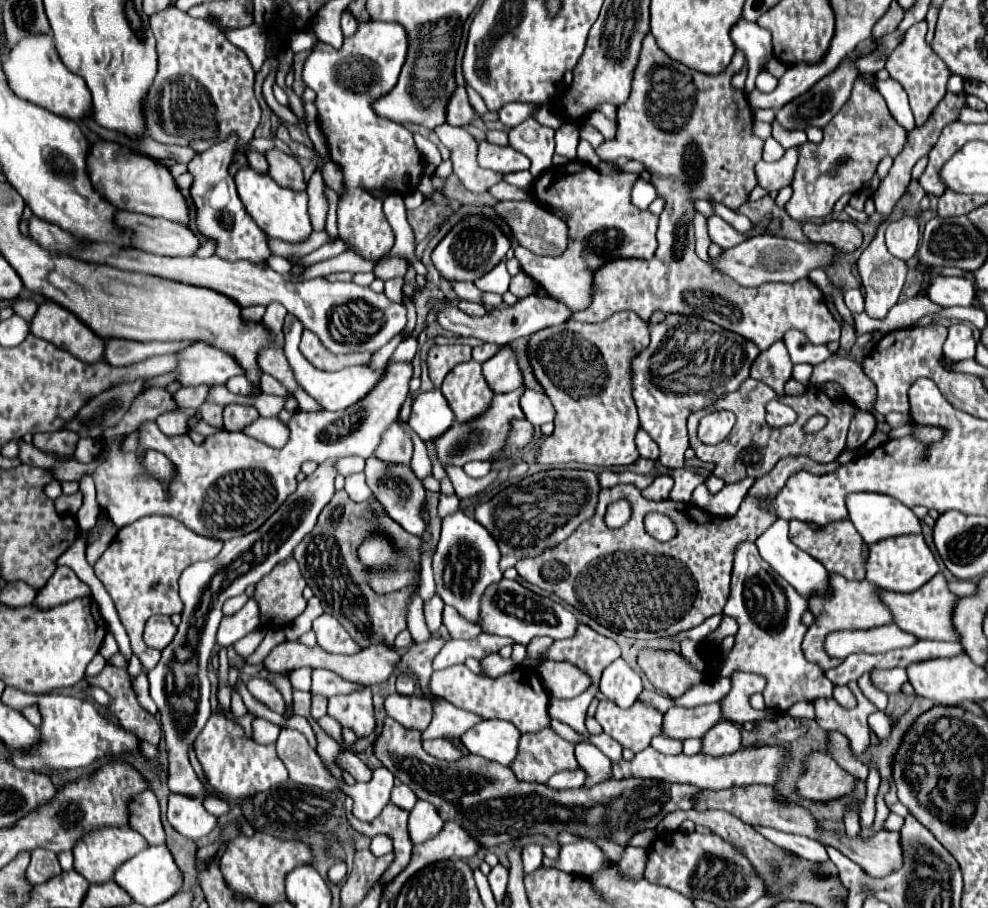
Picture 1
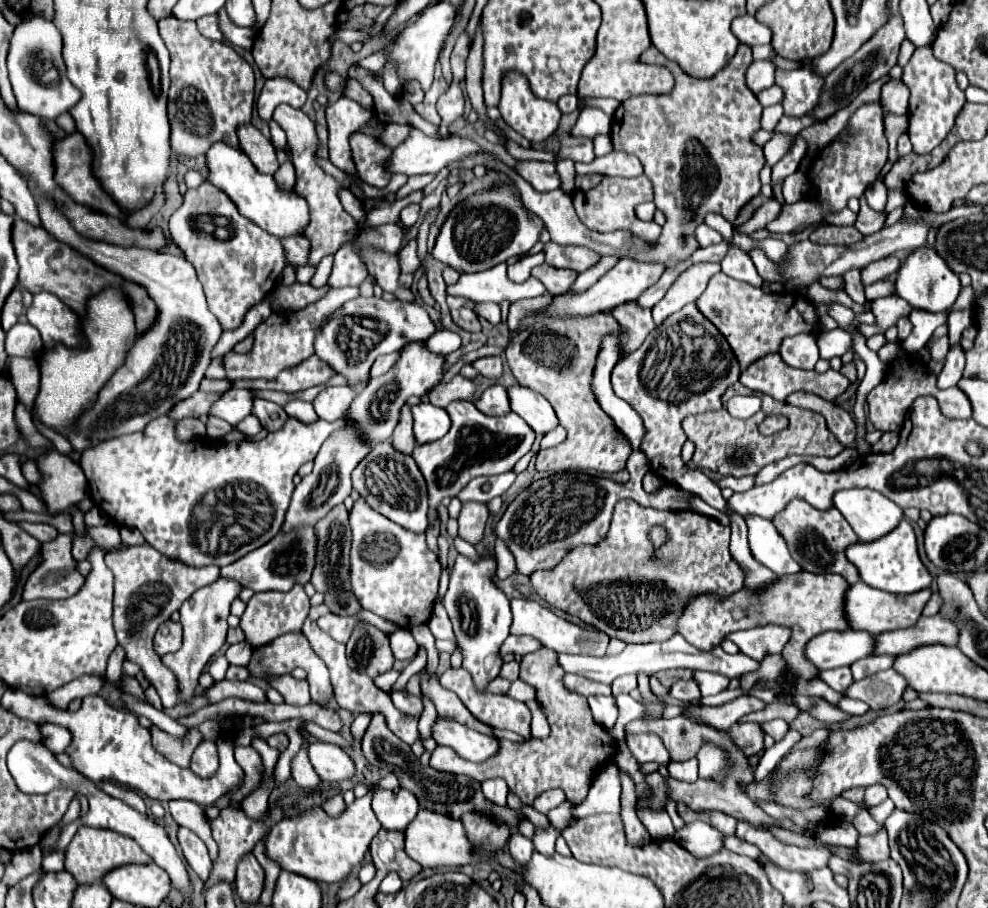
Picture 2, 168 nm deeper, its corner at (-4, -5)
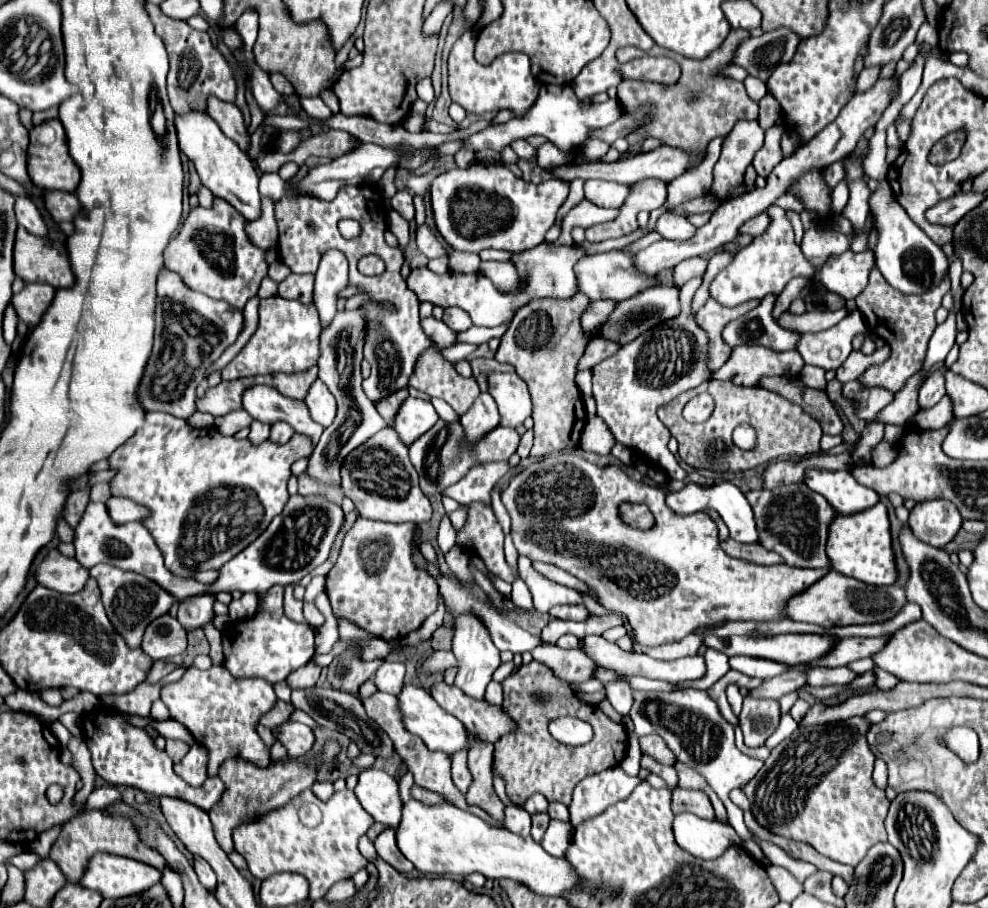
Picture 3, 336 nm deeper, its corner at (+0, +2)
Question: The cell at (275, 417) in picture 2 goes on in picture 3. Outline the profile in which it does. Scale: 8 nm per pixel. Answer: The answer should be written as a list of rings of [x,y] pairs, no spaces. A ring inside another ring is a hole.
[[[276,423],[272,425],[272,431],[270,431],[270,441],[282,445],[286,441],[290,441],[290,437],[294,435],[294,429],[288,425],[288,423]]]

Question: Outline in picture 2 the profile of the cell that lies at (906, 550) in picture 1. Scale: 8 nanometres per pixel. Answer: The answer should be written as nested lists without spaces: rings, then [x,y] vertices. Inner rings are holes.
[[[902,520],[898,528],[894,528],[890,534],[882,536],[874,542],[858,542],[850,548],[846,548],[848,560],[858,568],[862,582],[866,582],[872,588],[892,592],[892,594],[914,594],[924,588],[928,588],[934,580],[934,576],[928,572],[928,568],[922,564],[918,556],[918,544],[914,536],[914,528],[910,522]]]

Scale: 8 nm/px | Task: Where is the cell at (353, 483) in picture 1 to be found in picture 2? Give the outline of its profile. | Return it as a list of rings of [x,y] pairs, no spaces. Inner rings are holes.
[[[362,496],[352,506],[350,528],[352,592],[360,600],[362,608],[388,618],[406,630],[414,624],[424,624],[432,614],[434,596],[438,592],[438,580],[442,574],[438,558],[426,546],[426,536],[410,532],[380,512],[374,512],[374,508],[370,508]]]

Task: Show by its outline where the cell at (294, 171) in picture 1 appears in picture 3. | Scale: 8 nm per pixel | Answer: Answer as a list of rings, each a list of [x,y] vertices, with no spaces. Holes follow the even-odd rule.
[[[208,97],[206,111],[218,123],[218,127],[222,129],[222,133],[226,137],[230,137],[232,141],[236,141],[242,151],[248,151],[250,137],[248,137],[248,131],[244,127],[242,113],[240,113],[240,109],[234,103],[218,101],[218,97]]]

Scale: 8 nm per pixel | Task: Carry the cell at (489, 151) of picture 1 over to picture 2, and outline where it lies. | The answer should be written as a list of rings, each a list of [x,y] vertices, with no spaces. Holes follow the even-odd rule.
[[[524,160],[516,164],[516,172],[528,180],[538,192],[550,192],[560,186],[560,178],[556,174],[554,162],[540,162],[540,160]]]

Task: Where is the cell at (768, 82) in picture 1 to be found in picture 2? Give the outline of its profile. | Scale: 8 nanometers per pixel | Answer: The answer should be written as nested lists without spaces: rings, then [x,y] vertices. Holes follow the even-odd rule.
[[[804,60],[796,70],[778,70],[776,84],[784,90],[782,106],[790,118],[800,118],[810,112],[822,90],[822,78],[812,74],[810,60]]]

